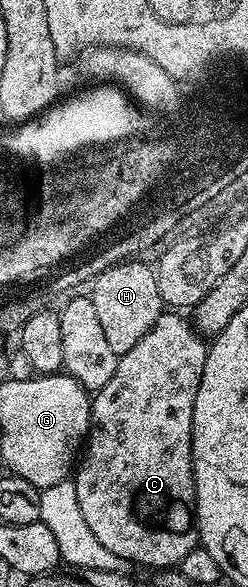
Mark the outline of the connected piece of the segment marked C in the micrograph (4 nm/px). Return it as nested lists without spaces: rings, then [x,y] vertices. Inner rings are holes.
[[[165,311],[160,314],[160,317],[154,323],[154,327],[150,327],[150,331],[146,335],[142,335],[142,339],[138,339],[138,343],[134,343],[134,347],[130,347],[130,351],[119,354],[120,362],[114,371],[114,376],[110,379],[110,383],[106,383],[106,387],[95,390],[94,396],[91,398],[92,402],[92,424],[88,427],[88,435],[86,444],[82,449],[82,456],[78,461],[78,468],[74,473],[74,480],[76,482],[76,490],[78,491],[78,507],[82,511],[83,517],[86,519],[90,531],[94,531],[94,536],[97,537],[98,543],[102,543],[102,547],[106,547],[106,551],[114,551],[114,555],[118,555],[126,563],[132,561],[136,565],[149,565],[152,571],[164,571],[169,567],[179,566],[182,559],[186,559],[186,555],[190,555],[190,551],[198,548],[198,538],[196,536],[196,492],[194,491],[194,475],[192,474],[192,420],[194,419],[194,399],[198,395],[198,383],[202,383],[202,371],[206,367],[206,355],[208,354],[208,345],[205,338],[201,337],[196,332],[195,324],[191,320],[188,321],[187,316],[181,315],[176,311]]]

